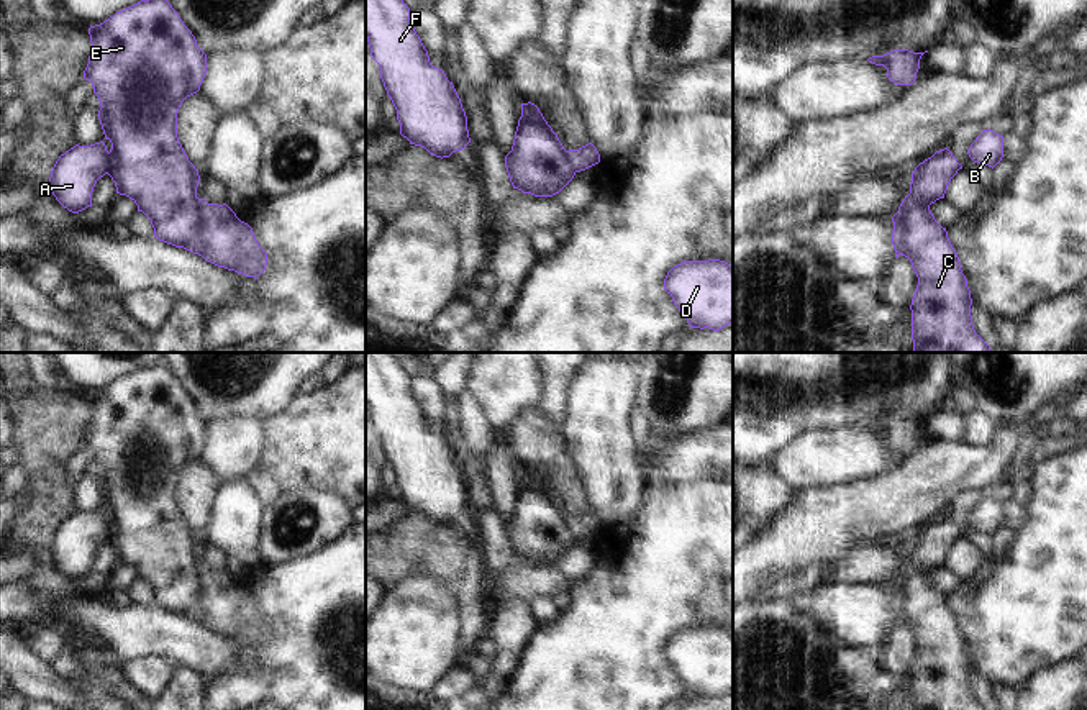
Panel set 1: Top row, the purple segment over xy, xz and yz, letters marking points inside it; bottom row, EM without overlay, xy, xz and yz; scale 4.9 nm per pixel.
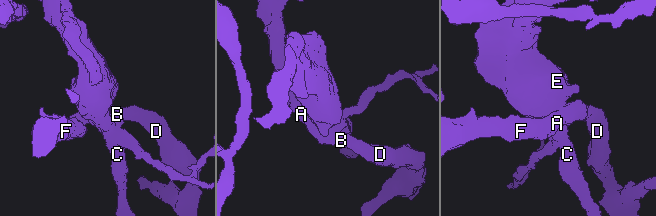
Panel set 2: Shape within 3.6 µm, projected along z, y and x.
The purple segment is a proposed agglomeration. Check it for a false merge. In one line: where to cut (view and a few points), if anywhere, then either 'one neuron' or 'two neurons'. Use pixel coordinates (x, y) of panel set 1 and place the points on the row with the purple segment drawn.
cut in yz along (928, 204), (918, 204), (904, 213), (904, 254); two neurons

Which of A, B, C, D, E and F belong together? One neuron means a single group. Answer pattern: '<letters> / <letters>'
A B D F / C E

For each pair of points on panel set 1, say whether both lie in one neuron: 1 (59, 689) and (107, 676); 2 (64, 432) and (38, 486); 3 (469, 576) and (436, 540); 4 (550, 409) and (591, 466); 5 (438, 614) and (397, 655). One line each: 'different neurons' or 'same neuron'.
1: different neurons
2: same neuron
3: different neurons
4: different neurons
5: same neuron

